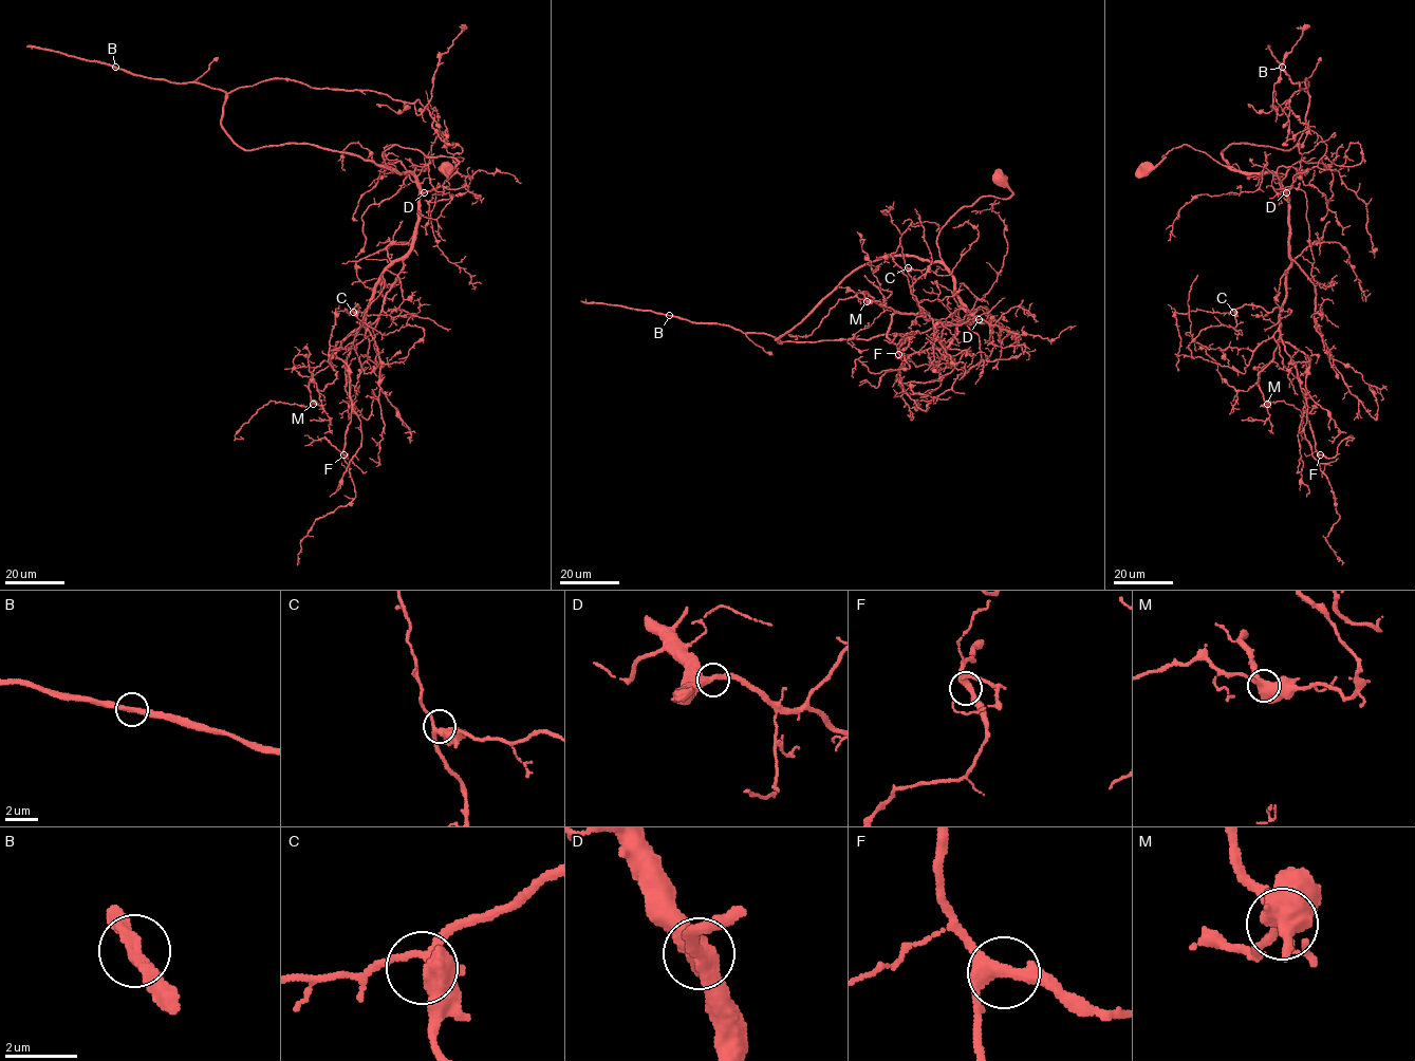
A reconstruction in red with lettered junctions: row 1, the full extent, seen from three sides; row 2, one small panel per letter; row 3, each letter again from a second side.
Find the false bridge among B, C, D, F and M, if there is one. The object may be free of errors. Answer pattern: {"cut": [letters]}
{"cut": []}

